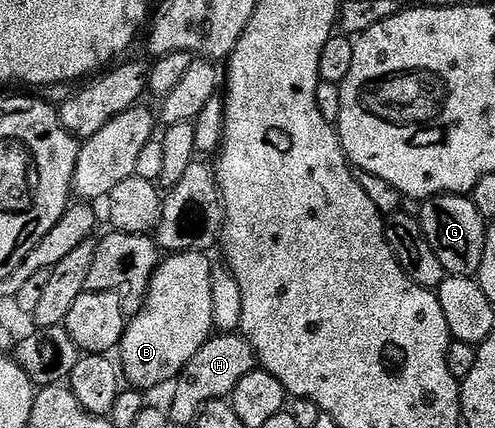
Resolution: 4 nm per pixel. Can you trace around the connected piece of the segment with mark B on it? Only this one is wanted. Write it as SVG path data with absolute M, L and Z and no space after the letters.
M173 252L169 258L160 263L153 272L149 288L145 291L141 311L128 319L125 335L121 338L119 347L119 366L123 378L130 387L142 392L150 392L164 382L172 383L180 374L182 368L203 348L203 344L214 333L213 317L211 316L211 272L213 266L204 253Z

